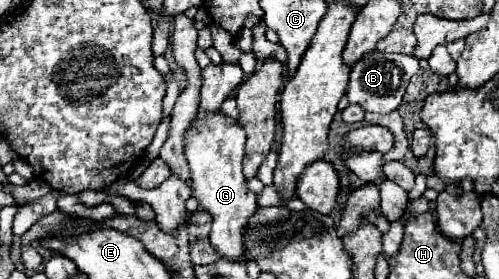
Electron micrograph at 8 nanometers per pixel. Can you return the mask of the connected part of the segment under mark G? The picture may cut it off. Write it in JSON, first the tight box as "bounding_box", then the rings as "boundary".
{"bounding_box":[185,112,259,262],"boundary":[[[221,112],[195,118],[185,134],[185,158],[191,172],[191,196],[199,202],[199,208],[209,212],[213,218],[209,244],[221,258],[231,262],[239,262],[243,258],[247,222],[259,208],[257,196],[249,192],[241,172],[243,154],[245,132],[241,132],[233,118],[227,118]]]}

